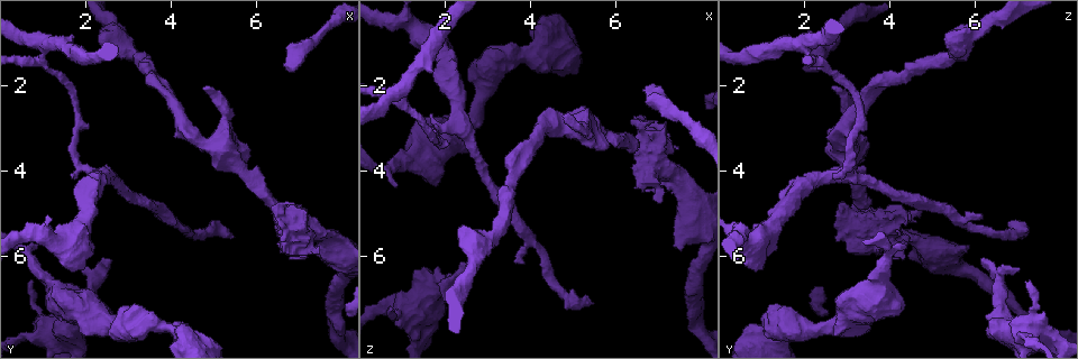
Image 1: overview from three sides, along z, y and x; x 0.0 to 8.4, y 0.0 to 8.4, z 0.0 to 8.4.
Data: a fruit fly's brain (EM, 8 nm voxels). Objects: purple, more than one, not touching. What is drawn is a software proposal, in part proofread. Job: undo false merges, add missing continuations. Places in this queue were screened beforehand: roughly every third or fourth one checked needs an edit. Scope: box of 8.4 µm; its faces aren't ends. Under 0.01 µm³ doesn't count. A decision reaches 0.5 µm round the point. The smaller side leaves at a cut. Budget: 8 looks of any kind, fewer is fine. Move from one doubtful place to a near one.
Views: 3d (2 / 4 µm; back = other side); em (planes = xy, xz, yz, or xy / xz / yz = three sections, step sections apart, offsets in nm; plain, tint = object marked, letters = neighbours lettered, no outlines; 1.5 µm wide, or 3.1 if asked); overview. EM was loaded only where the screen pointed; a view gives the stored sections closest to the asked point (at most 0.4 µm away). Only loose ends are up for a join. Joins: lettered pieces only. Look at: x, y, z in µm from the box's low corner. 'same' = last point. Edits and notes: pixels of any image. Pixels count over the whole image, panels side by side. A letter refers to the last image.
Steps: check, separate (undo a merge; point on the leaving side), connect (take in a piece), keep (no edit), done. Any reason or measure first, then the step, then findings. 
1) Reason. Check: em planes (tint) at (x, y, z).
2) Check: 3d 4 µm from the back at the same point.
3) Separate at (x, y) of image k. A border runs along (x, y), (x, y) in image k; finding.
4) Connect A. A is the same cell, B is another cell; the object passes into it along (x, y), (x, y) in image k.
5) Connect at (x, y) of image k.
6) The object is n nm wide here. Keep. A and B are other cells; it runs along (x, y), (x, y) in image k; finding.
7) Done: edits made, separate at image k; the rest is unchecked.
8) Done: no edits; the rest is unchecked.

Abrupt turn. Check: em planes (letters) at (0.65, 5.95, 3.90).

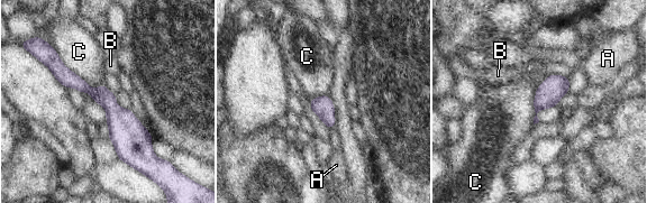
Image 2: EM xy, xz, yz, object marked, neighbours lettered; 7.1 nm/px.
The object is 150 nm wide here. Keep. A, B and C are other cells; a border runs along (52, 47), (92, 88), (103, 83) in image 2; continuous, no second cell.

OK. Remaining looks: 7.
Branch stops here. Check: em planes (letters) at (2.60, 6.15, 6.25).

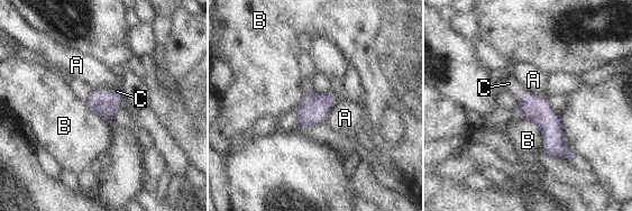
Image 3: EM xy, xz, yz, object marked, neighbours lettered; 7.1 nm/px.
The longest contact is with B, 320 nm. Connect C. C is the same cell, A and B are other cells; it goes on there.

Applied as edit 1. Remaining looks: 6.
Looks like a crossing. Check: em planes (letters) at (7.00, 5.30, 3.90).

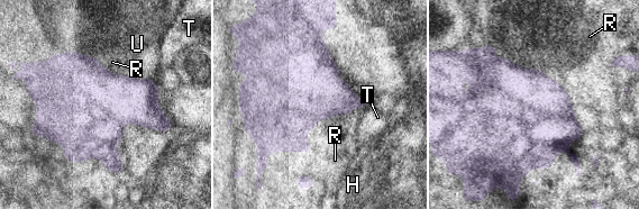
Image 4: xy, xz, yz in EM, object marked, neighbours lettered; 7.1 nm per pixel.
Keep. H, R, T and U are other cells; a border runs along (509, 58), (544, 73) in image 4; one cell here.

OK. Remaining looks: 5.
Done: edits made, connect at image 3; the rest is unchecked.

